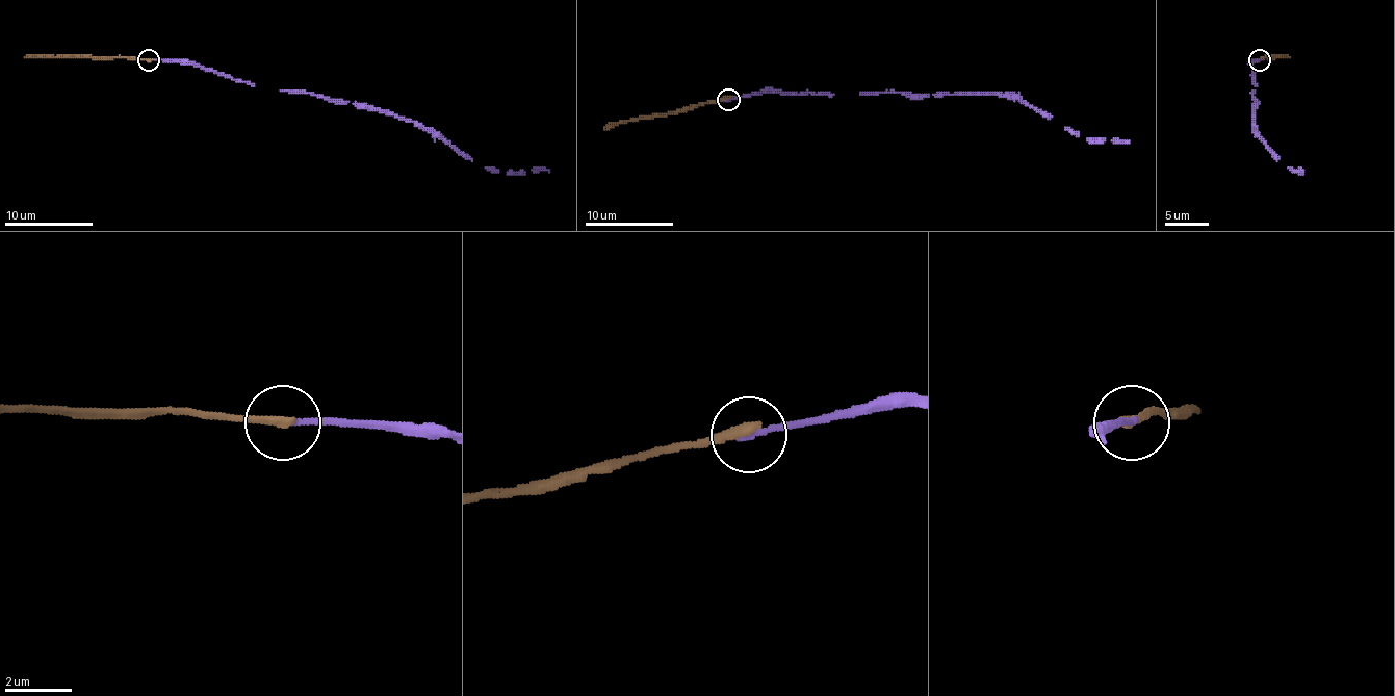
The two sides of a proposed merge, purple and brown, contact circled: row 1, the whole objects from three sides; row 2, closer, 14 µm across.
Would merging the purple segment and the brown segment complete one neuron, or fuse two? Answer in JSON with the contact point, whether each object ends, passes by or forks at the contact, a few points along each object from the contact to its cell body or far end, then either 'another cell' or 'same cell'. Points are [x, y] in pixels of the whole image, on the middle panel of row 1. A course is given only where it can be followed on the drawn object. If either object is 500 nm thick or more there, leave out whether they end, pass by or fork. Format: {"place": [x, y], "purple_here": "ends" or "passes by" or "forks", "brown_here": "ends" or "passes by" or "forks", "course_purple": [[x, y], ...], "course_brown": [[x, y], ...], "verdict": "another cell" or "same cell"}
{"place": [728, 99], "purple_here": "ends", "brown_here": "ends", "course_purple": [[728, 99], [778, 92], [1014, 94], [1078, 136], [1129, 143]], "course_brown": [[728, 99], [620, 121], [604, 129]], "verdict": "another cell"}

